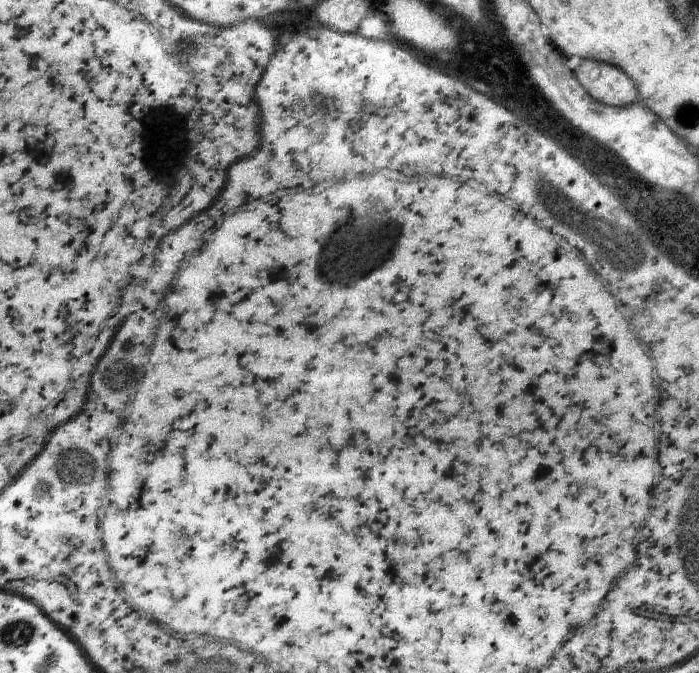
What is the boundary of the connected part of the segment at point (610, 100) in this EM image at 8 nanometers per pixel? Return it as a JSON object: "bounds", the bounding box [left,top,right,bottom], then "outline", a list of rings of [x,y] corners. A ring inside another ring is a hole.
{"bounds":[574,59,638,108],"outline":[[[582,59],[574,71],[578,82],[594,100],[618,108],[638,100],[636,85],[625,72],[596,59]]]}

